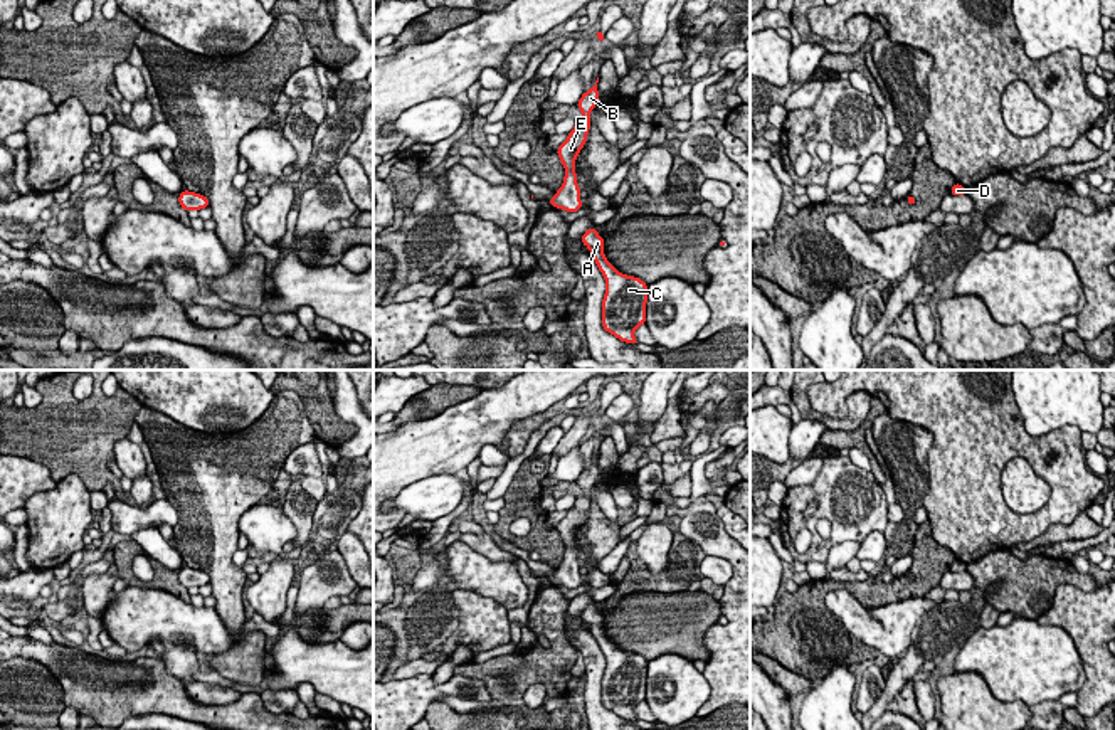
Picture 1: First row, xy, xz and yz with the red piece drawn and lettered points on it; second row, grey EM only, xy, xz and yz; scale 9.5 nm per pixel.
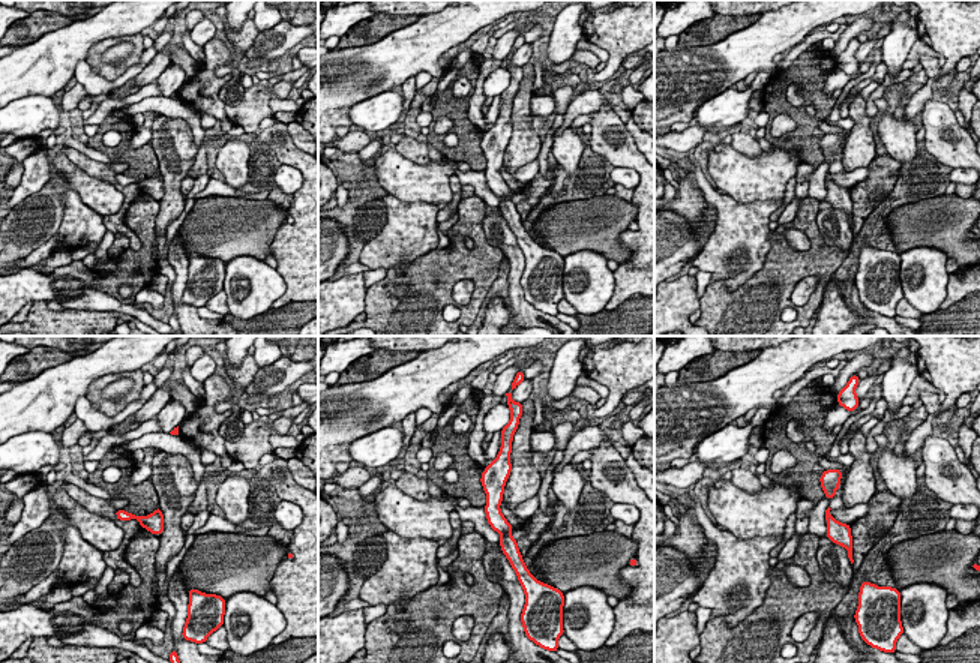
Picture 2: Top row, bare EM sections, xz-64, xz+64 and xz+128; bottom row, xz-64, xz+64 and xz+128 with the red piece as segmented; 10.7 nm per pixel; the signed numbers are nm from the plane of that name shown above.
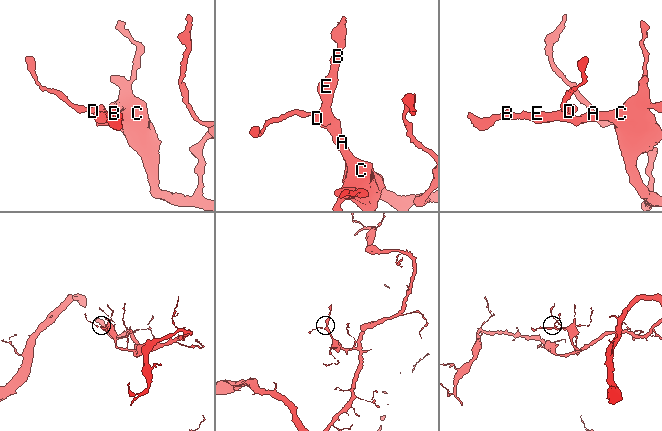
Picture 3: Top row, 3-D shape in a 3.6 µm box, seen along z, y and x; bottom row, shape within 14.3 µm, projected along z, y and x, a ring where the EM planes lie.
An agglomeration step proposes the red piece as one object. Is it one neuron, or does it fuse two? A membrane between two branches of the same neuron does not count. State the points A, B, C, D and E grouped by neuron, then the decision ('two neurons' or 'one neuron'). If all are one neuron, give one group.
A B C D E; one neuron

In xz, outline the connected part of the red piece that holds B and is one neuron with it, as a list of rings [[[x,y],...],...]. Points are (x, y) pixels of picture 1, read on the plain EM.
[[[599,454],[595,461],[580,473],[577,483],[582,488],[582,495],[575,498],[573,506],[568,510],[567,516],[555,528],[565,545],[565,553],[563,553],[562,563],[548,577],[548,580],[565,589],[579,589],[582,585],[580,565],[577,560],[577,550],[573,543],[580,526],[587,520],[587,511],[590,506],[590,496],[589,496],[590,488],[599,479],[597,459],[599,459]]]

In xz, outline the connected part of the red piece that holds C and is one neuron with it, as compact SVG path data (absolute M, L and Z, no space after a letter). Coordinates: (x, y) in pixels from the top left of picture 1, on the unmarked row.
M597 604L587 606L580 619L589 624L605 656L602 705L624 720L637 720L634 708L646 701L647 661L636 653L619 649L605 636L604 614L597 611Z

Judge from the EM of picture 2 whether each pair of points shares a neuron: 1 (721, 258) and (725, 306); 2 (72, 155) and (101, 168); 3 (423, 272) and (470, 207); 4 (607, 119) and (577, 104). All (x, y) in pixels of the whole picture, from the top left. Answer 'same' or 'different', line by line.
1: different
2: same
3: same
4: different

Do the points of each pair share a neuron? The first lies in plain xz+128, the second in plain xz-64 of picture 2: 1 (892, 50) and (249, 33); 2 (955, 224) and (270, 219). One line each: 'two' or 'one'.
1: two
2: one

